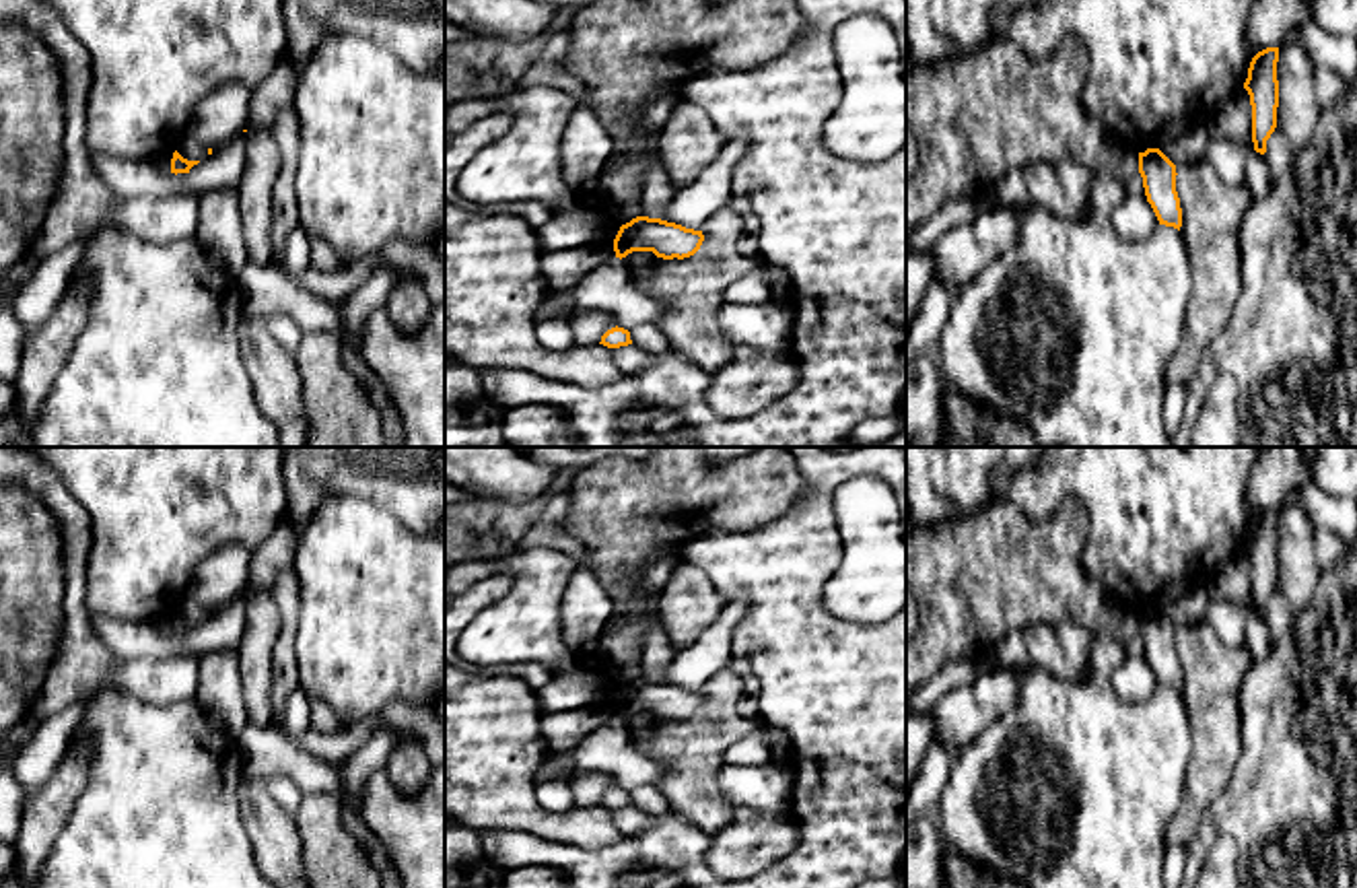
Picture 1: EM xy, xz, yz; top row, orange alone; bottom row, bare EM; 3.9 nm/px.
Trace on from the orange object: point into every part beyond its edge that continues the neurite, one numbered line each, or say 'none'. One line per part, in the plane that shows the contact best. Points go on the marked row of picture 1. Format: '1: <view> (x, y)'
none

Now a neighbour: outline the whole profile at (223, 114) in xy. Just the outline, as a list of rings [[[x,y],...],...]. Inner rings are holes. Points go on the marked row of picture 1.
[[[229,80],[212,91],[194,111],[187,134],[208,148],[247,130],[251,89]]]

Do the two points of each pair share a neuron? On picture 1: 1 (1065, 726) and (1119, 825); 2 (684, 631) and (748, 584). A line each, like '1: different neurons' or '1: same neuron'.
1: same neuron
2: different neurons

